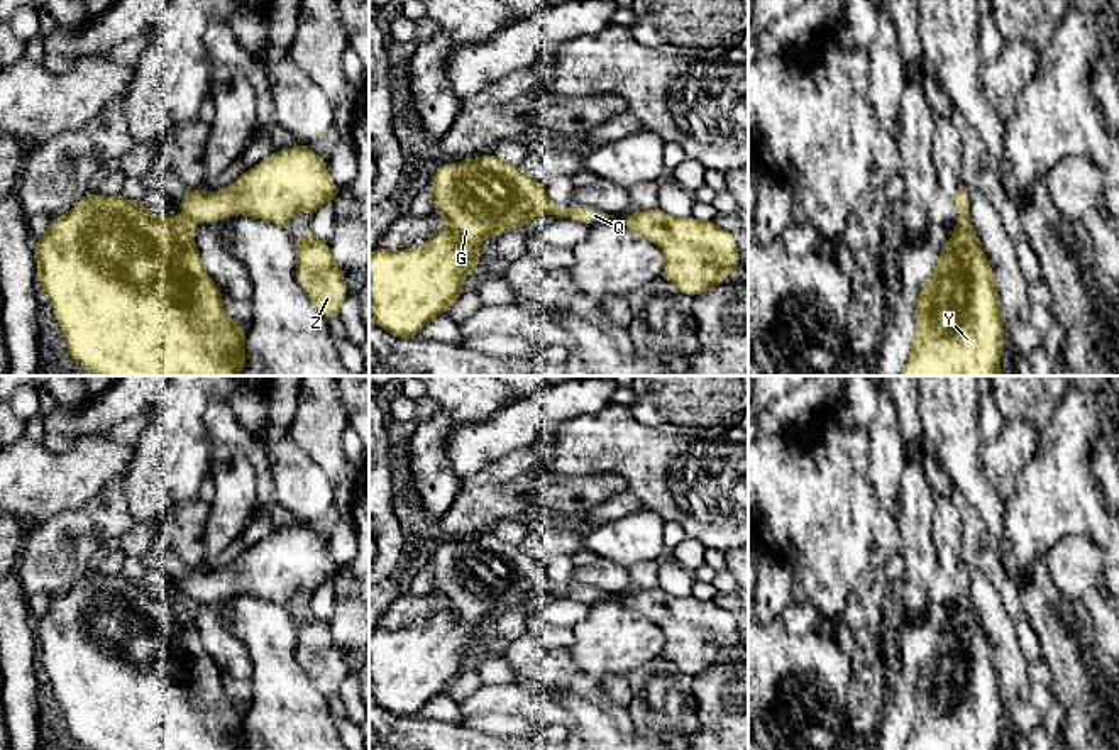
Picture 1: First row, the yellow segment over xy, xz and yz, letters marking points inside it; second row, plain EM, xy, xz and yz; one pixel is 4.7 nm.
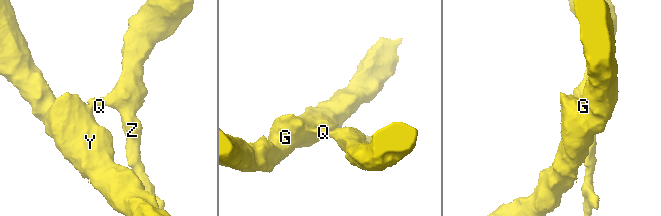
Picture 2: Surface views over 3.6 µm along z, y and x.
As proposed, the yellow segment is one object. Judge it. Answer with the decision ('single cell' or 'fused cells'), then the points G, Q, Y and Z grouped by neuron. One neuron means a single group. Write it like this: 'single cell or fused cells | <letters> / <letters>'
fused cells | G Y / Q Z

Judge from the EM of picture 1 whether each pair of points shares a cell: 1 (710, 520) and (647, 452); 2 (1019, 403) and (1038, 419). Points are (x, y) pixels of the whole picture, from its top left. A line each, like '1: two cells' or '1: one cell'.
1: one cell
2: one cell

